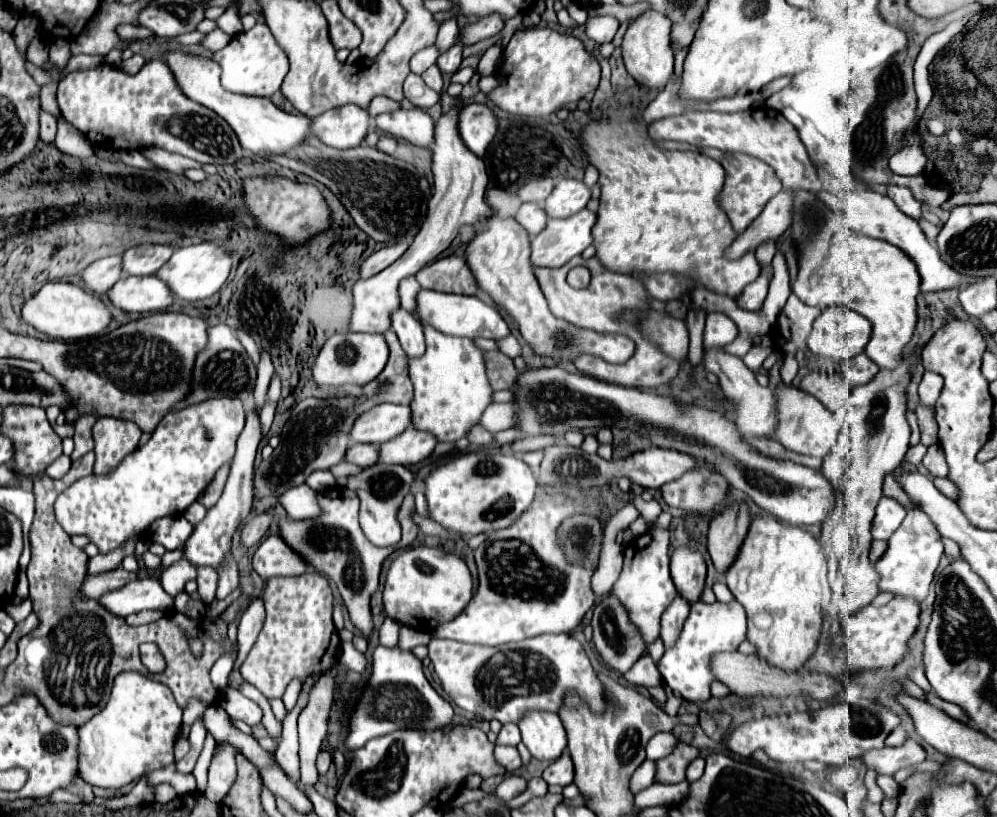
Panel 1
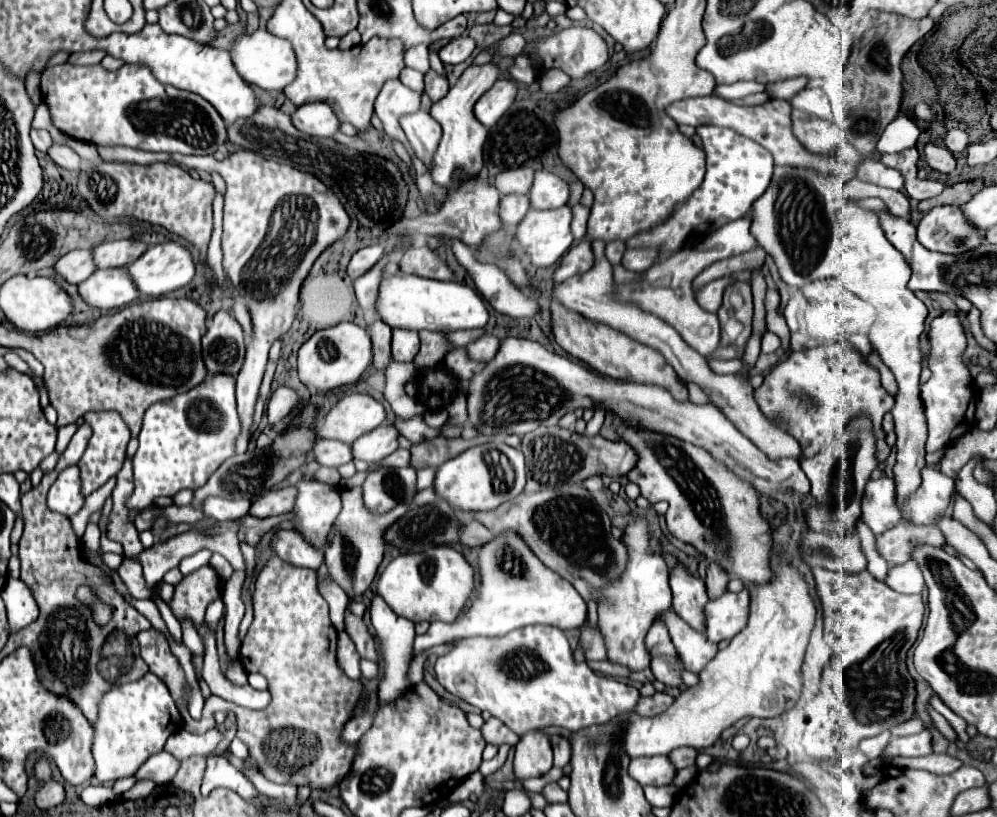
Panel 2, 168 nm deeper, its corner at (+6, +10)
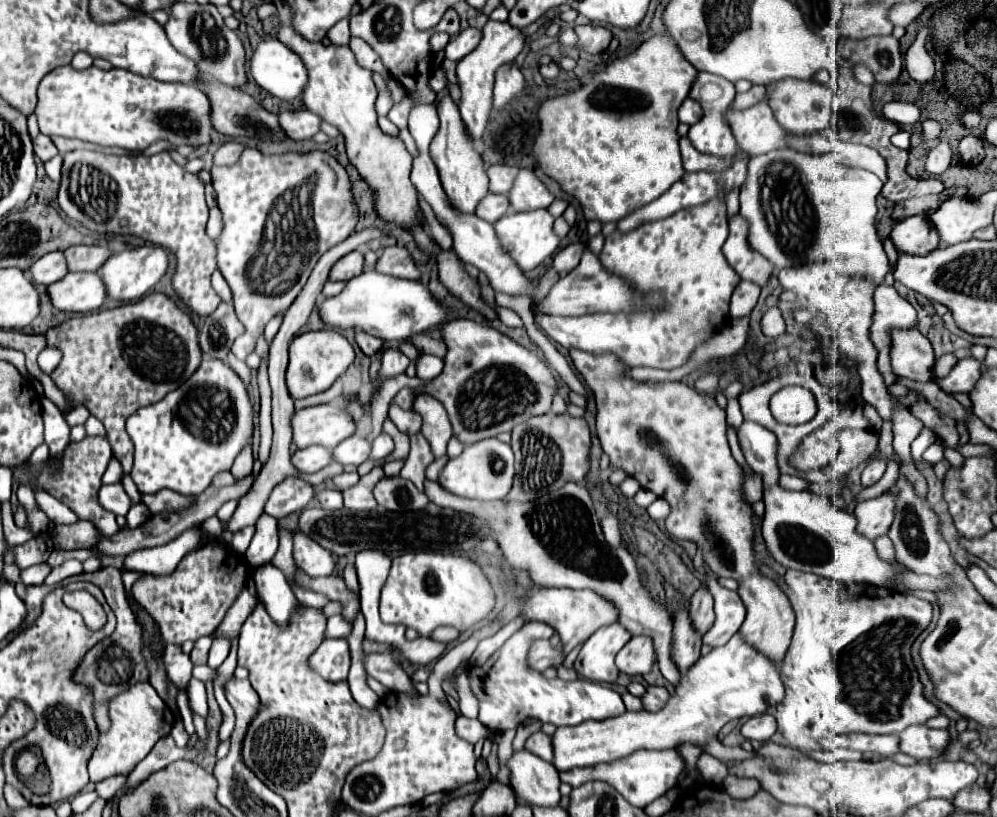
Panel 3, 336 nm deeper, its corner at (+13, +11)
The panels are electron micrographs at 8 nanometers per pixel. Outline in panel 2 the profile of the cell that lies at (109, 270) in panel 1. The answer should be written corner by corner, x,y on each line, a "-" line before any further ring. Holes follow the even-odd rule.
84,249
84,251
70,251
62,255
62,259
58,259
58,263
54,265
54,271
60,277
64,277
68,283
78,285
96,271
96,265
92,261
92,253

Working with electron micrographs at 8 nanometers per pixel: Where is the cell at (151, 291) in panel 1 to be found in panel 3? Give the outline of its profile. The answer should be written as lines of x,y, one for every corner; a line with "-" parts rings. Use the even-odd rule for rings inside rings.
69,272
49,286
55,308
65,312
95,312
107,302
107,288
97,272

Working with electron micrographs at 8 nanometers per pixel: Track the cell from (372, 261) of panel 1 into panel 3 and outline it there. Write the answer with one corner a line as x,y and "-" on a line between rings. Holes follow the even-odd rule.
353,250
351,254
347,254
343,260
339,260
333,268
331,268
331,274
329,278
331,280
351,280
355,276
359,276
363,272
363,264
365,264
365,258
359,250

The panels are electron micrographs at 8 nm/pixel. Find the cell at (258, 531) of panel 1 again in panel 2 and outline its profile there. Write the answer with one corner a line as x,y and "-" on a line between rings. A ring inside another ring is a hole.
282,487
274,491
266,491
266,495
258,497
250,507
250,515
254,517
272,517
290,513
294,509
294,487

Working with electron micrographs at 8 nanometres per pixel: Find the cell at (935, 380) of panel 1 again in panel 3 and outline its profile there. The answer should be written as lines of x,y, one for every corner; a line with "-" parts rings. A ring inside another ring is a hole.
963,358
945,378
937,378
933,372
931,380
947,394
957,394
957,392
969,394
977,382
977,372
979,372
979,362
975,358

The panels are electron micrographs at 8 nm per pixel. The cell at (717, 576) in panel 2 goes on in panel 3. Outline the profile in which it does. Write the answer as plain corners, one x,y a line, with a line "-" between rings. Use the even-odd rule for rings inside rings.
705,584
691,596
691,618
703,634
713,622
713,596

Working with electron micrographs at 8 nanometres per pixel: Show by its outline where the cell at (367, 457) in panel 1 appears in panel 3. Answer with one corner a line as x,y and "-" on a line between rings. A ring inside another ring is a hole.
309,446
303,450
297,450
291,458
293,466
301,472
319,472
321,468
325,468
329,462
333,460
331,450
323,448
323,446

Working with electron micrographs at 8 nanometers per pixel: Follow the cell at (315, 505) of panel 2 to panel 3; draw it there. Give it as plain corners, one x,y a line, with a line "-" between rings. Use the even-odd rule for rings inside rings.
325,488
321,492
317,492
317,502
321,508
325,510
339,510
343,508
343,498
341,498
341,492
335,490
335,488

